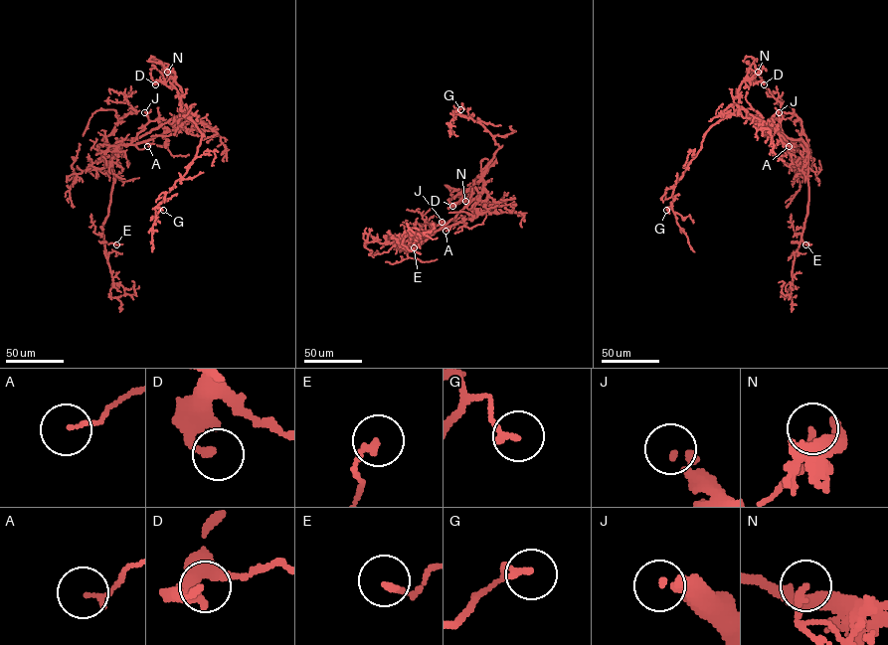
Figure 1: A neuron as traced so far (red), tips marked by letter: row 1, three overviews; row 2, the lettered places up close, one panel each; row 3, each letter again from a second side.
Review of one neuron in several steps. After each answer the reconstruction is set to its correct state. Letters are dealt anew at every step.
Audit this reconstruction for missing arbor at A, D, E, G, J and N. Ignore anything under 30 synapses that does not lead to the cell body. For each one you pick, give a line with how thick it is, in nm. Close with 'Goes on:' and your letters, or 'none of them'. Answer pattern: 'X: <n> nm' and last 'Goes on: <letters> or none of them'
J: 200 nm
Goes on: J

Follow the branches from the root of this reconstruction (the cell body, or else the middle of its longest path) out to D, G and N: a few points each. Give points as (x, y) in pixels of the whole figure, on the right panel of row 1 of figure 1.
D: (777, 129), (738, 105), (738, 88), (747, 78), (754, 83), (760, 81), (764, 84)
G: (777, 129), (739, 112), (713, 124), (676, 183), (671, 207), (666, 210)
N: (777, 129), (738, 105), (739, 85), (758, 72)

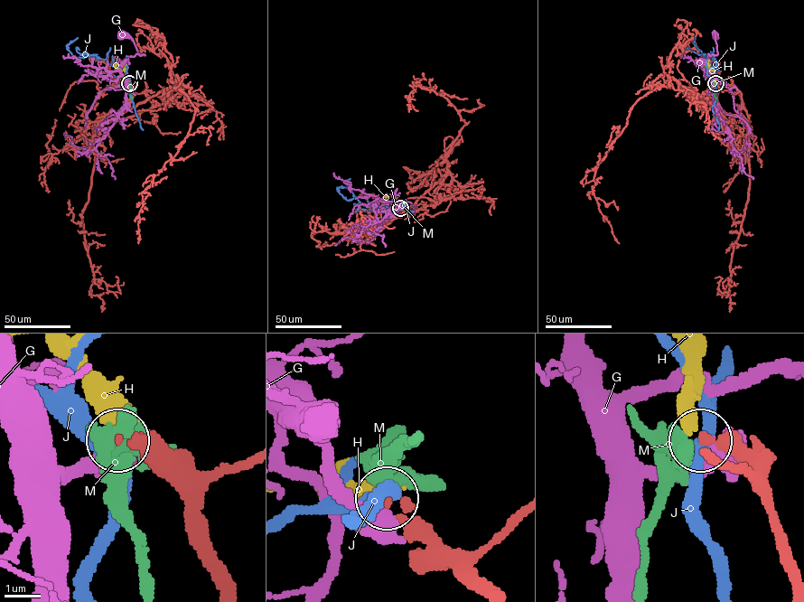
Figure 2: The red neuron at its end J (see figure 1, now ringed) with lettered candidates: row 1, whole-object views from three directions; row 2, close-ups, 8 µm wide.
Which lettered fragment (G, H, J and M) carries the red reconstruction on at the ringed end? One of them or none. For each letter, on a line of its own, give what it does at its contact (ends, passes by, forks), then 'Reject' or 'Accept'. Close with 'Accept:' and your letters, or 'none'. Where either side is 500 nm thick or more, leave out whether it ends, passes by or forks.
G: It forks there. Reject
H: Reject
J: It passes by. Reject
M: It passes by. Reject
Accept: none

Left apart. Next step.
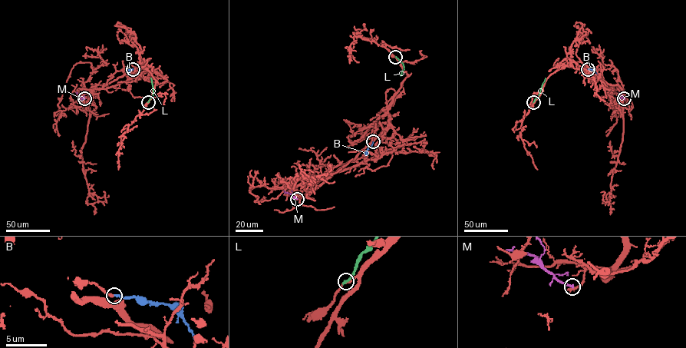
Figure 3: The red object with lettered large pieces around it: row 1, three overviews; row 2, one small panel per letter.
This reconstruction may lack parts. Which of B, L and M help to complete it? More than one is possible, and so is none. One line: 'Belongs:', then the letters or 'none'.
Belongs: B

